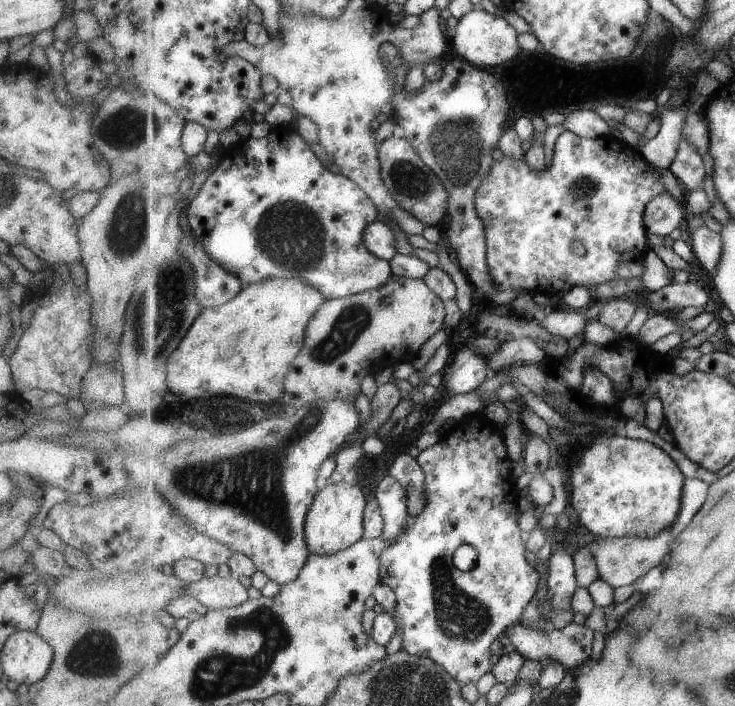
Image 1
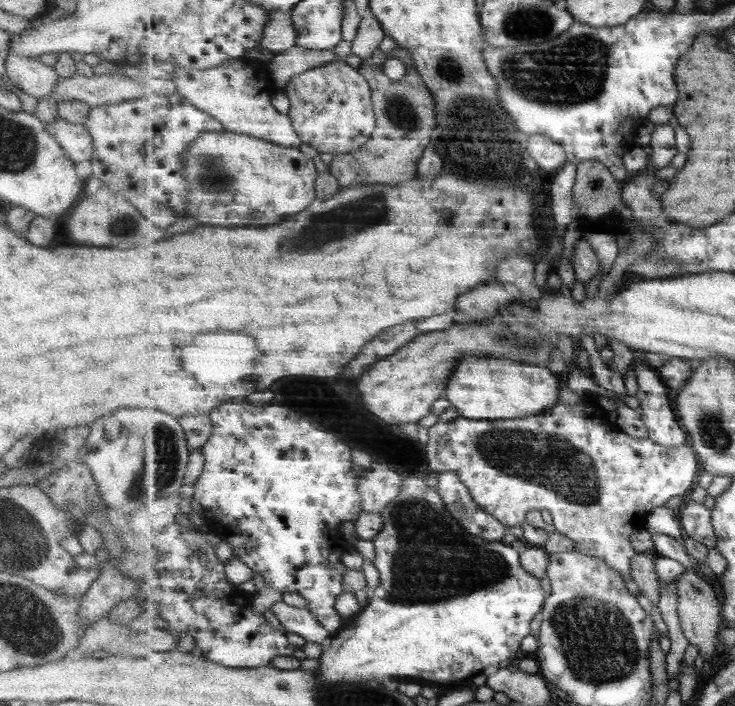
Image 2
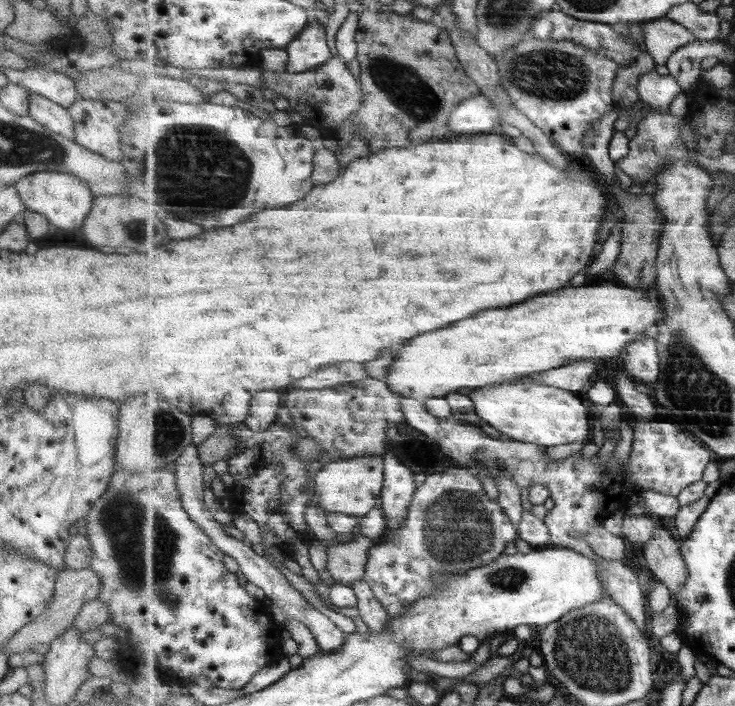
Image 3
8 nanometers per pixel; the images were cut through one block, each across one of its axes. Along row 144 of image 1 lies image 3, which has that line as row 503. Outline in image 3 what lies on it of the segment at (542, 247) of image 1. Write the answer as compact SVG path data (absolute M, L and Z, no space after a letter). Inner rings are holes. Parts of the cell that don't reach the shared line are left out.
M400 396L400 403L406 416L405 421L411 427L417 428L419 432L423 432L425 436L435 440L441 447L441 450L447 456L451 456L451 459L459 464L459 466L470 468L472 464L478 462L480 466L483 466L489 472L493 480L495 480L496 470L506 470L506 472L510 472L510 477L517 483L517 486L521 490L525 490L525 488L530 490L538 484L544 484L549 489L549 494L551 494L551 499L554 503L554 506L550 510L547 510L543 518L543 522L547 524L549 536L551 536L549 546L569 548L577 551L581 555L585 555L587 558L593 559L597 563L599 580L601 581L601 585L603 585L603 589L605 589L605 593L610 598L613 598L615 603L625 609L625 612L637 623L644 636L648 635L650 613L647 607L648 600L645 600L645 594L643 594L643 589L641 589L637 573L631 570L625 562L607 560L598 556L595 550L589 545L589 542L584 540L584 537L589 532L593 532L593 530L603 526L605 519L609 518L614 512L626 510L628 508L627 504L629 504L629 500L631 500L633 494L638 496L646 490L654 490L655 492L678 496L678 494L681 494L691 484L703 480L703 472L709 466L709 462L717 461L711 449L699 442L684 429L681 430L681 427L675 424L671 418L669 420L660 418L658 420L641 422L635 419L634 443L624 467L616 461L615 452L611 454L605 465L601 464L601 458L599 458L598 453L590 458L586 458L581 451L577 451L567 458L555 460L550 459L546 451L548 450L548 446L516 441L505 437L503 439L501 437L493 438L480 427L468 425L462 421L457 422L455 418L439 418L438 416L429 414L426 404L419 400Z

